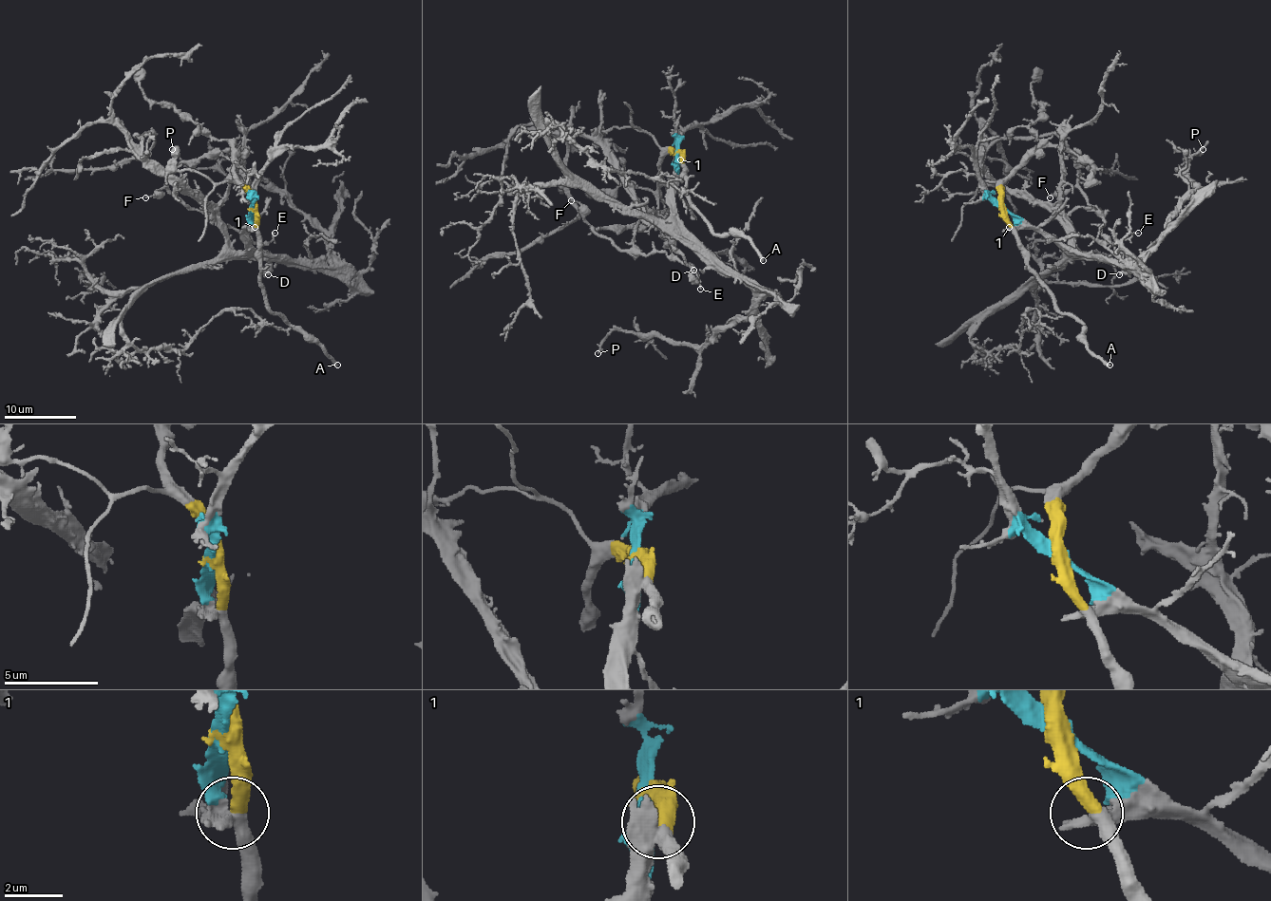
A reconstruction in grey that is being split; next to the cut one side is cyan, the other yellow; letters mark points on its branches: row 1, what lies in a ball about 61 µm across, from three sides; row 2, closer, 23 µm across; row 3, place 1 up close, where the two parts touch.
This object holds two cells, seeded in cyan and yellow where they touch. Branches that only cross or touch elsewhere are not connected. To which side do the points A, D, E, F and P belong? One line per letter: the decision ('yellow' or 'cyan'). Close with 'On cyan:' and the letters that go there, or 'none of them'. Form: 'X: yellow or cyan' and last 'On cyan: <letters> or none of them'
A: yellow
D: yellow
E: yellow
F: yellow
P: cyan
On cyan: P

